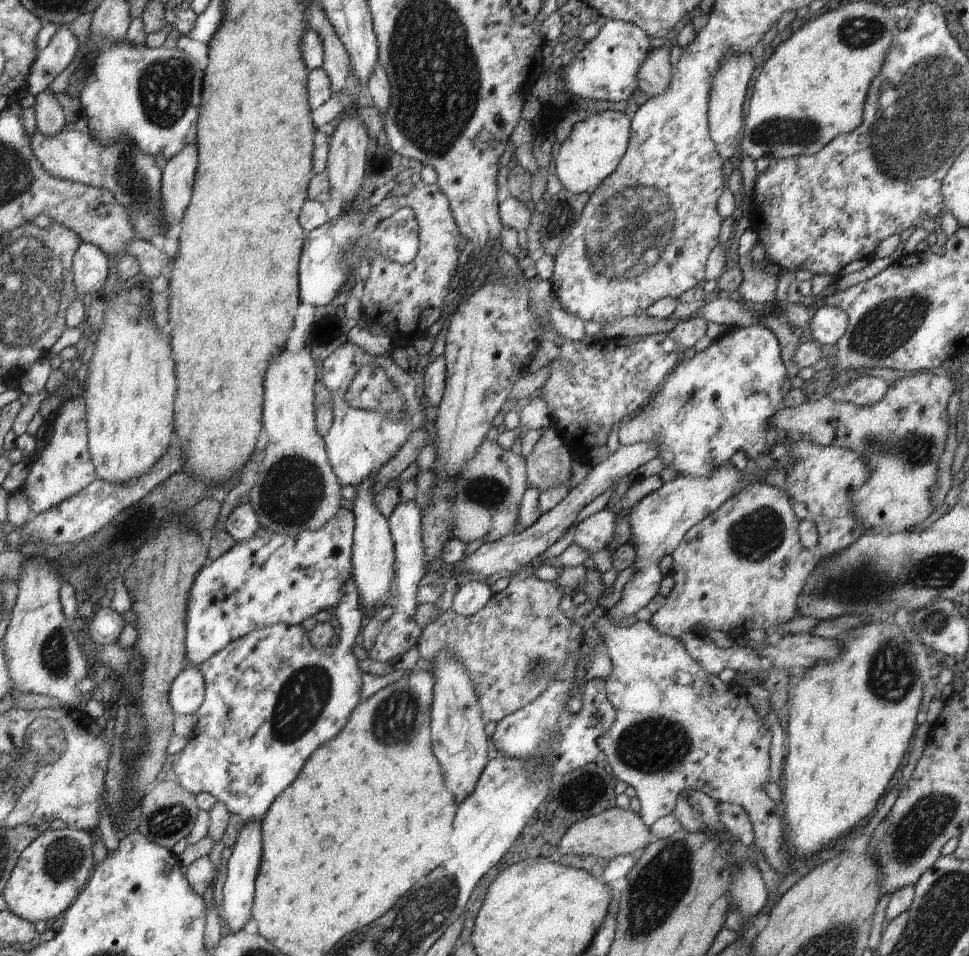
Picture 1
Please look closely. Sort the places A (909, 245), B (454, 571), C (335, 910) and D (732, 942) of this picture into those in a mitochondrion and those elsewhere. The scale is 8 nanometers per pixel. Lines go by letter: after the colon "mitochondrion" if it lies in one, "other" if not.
A: other
B: other
C: other
D: other

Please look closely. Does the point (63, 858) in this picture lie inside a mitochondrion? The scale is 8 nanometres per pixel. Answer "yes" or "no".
yes

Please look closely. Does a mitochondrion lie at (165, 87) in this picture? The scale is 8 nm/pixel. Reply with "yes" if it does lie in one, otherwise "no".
yes

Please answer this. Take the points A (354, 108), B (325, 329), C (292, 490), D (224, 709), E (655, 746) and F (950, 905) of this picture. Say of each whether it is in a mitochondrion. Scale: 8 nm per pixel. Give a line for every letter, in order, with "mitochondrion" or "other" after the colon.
A: other
B: mitochondrion
C: mitochondrion
D: other
E: mitochondrion
F: mitochondrion

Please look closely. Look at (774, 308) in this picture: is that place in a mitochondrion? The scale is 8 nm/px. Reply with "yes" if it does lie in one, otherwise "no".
no

